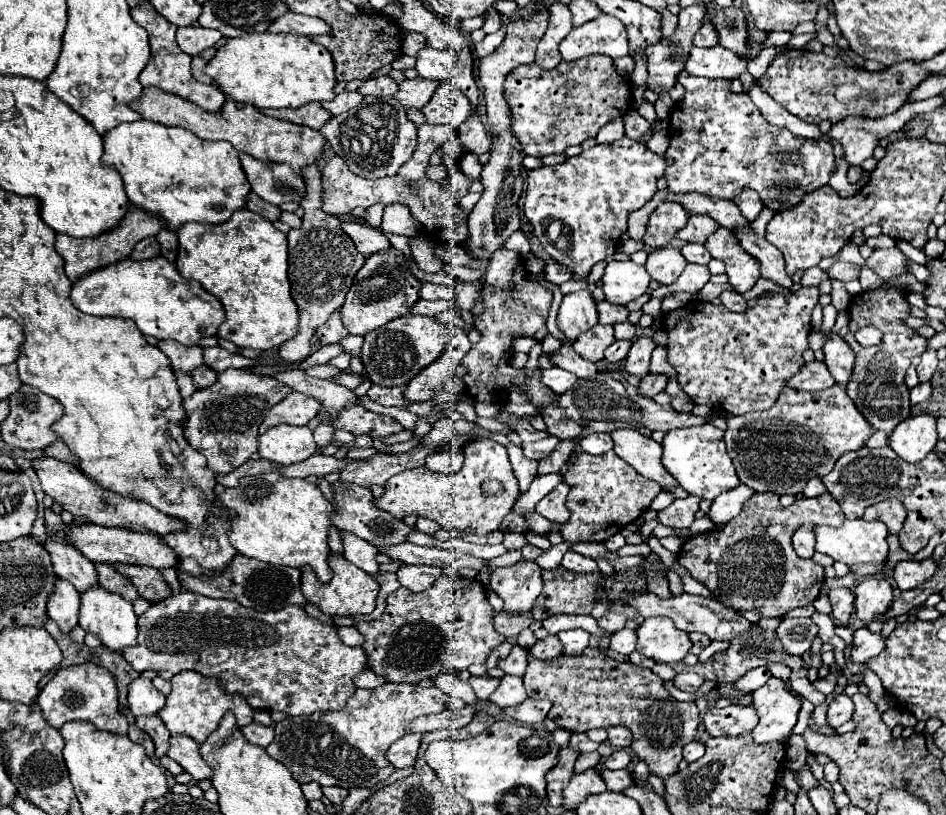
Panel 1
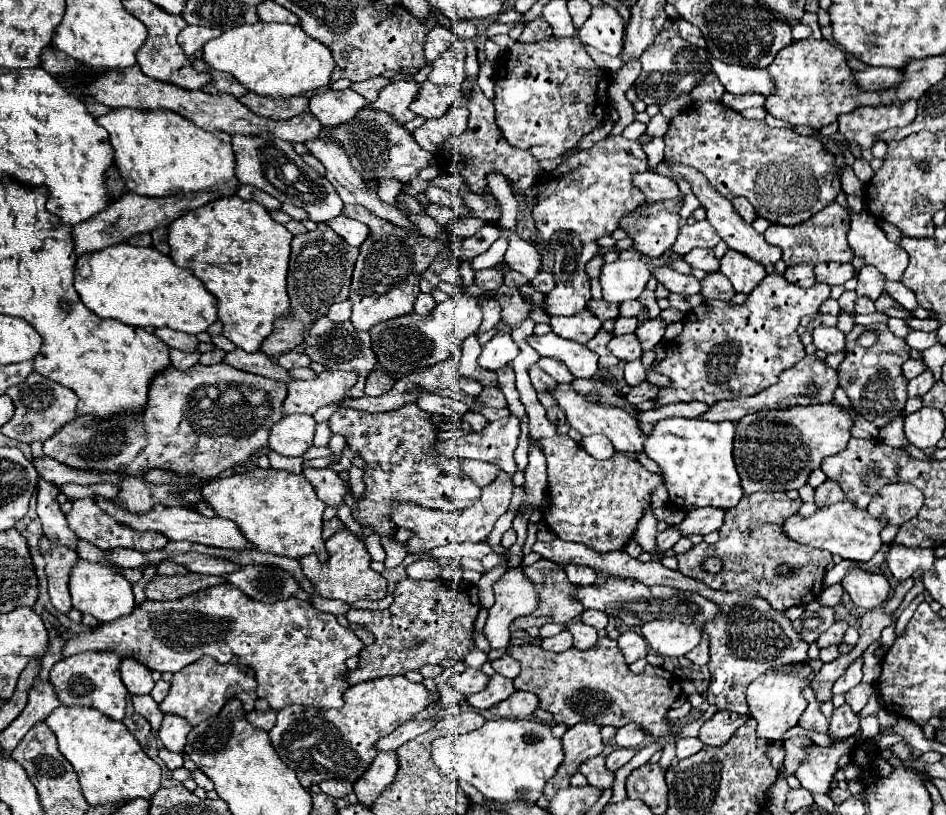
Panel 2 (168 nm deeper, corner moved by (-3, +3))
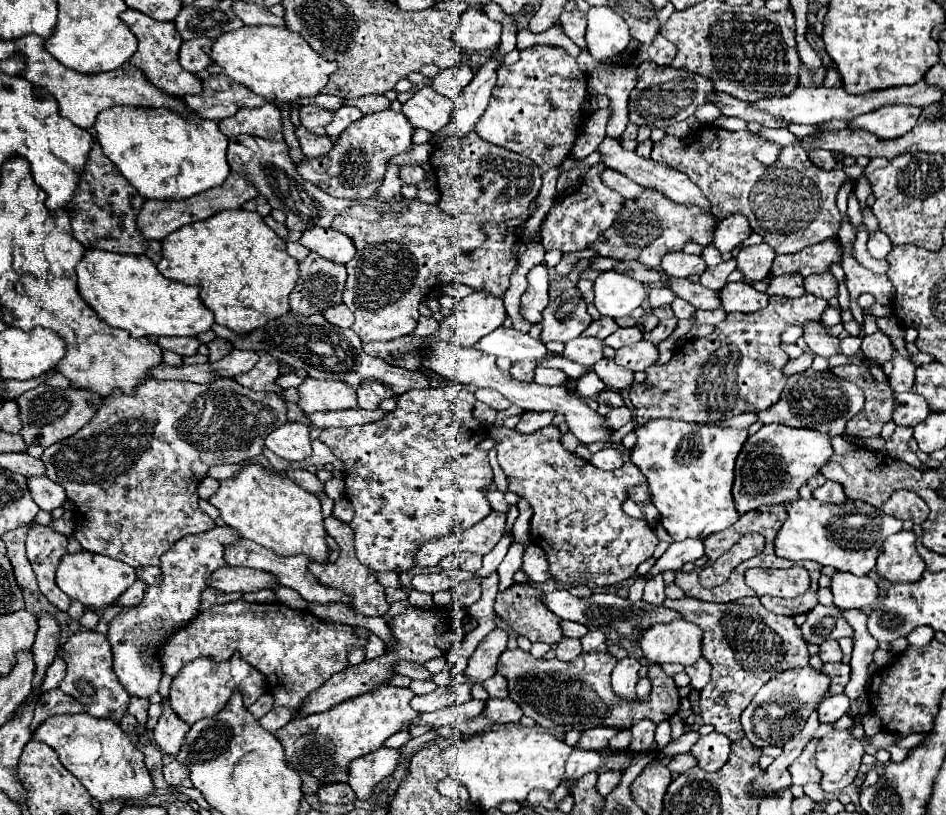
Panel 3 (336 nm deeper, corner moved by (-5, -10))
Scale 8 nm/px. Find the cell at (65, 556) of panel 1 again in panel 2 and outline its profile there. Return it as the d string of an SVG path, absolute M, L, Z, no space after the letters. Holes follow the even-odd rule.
M40 477L36 493L38 493L38 517L42 521L44 533L50 537L50 541L58 541L68 545L70 549L76 549L78 537L70 531L66 523L66 515L60 511L60 505L56 501L60 493L58 485Z

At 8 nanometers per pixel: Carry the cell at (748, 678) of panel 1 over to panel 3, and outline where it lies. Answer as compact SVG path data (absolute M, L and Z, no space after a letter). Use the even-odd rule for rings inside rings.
M822 642L820 644L820 658L822 658L822 662L840 662L842 650L840 650L838 642Z

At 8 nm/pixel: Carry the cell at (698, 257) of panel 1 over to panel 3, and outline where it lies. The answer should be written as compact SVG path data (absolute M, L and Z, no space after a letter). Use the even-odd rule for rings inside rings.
M732 257L718 266L710 266L700 274L700 282L712 290L722 290L728 282L728 276L736 269L736 258Z

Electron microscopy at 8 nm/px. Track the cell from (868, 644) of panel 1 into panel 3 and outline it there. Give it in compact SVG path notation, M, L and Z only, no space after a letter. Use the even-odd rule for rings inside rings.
M842 692L842 694L834 694L832 698L824 700L818 708L820 714L820 722L836 722L838 718L842 718L850 708L850 698Z

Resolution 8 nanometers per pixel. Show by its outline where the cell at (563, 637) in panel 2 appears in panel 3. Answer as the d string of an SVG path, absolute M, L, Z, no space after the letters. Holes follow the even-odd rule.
M564 638L556 644L556 658L562 662L572 662L576 656L580 656L582 646L576 638Z

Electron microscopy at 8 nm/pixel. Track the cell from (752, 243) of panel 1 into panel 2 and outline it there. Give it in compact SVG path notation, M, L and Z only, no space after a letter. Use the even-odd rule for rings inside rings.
M660 161L652 171L658 171L660 175L670 177L670 179L676 181L676 183L678 183L680 179L688 181L690 187L692 187L692 193L696 195L696 199L700 201L700 205L706 209L706 219L708 219L710 225L718 231L718 235L722 237L722 241L728 243L730 249L734 249L734 251L738 251L738 253L742 253L742 255L746 255L746 257L750 257L752 261L758 261L758 263L762 263L762 265L768 265L768 263L774 265L774 263L782 257L782 251L778 251L778 247L774 247L774 245L768 245L768 243L764 241L764 237L762 237L760 233L756 233L750 223L742 221L742 217L738 217L738 213L734 213L732 203L730 203L726 197L722 197L722 195L706 181L706 177L702 177L702 173L698 173L694 167L672 165L670 161Z

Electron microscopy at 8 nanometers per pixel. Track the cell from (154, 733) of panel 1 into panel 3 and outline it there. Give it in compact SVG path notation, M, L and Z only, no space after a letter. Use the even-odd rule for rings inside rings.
M132 698L132 700L130 700L130 706L128 706L128 712L138 720L138 724L146 726L146 722L148 722L148 706L150 706L148 700Z

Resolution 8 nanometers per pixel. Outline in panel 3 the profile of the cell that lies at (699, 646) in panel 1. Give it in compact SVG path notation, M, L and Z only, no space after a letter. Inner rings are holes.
M700 658L696 664L684 668L684 672L690 676L690 686L694 690L702 690L708 682L710 682L710 666L708 666L708 660L706 658Z

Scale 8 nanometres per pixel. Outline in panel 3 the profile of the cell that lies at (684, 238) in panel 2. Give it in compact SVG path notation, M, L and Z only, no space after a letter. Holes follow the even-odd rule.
M670 252L662 258L660 270L668 276L674 278L688 278L692 274L700 274L706 270L706 260L702 256L692 256L692 254L684 254L684 252Z

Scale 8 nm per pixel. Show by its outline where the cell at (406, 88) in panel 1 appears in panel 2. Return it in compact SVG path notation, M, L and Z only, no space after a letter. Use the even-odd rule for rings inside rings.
M392 81L378 93L378 99L374 103L370 103L370 107L390 113L394 117L394 121L398 121L398 125L404 125L406 121L416 117L408 109L410 101L414 101L416 95L418 95L416 81Z

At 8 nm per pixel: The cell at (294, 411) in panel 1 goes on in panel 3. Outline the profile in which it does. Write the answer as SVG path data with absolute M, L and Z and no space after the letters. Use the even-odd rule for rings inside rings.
M306 378L298 386L298 390L300 390L298 408L304 414L358 408L358 404L356 404L356 392L348 384L344 384L344 382Z

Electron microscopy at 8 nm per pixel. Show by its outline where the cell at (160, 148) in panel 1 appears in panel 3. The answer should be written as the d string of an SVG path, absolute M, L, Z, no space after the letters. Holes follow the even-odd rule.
M112 106L108 112L104 110L94 124L96 140L100 142L104 154L110 162L122 172L124 178L146 198L146 200L184 200L194 194L200 194L208 188L220 186L226 182L230 174L230 166L226 162L228 138L220 132L218 124L212 120L202 120L198 116L186 120L166 108L124 108Z

